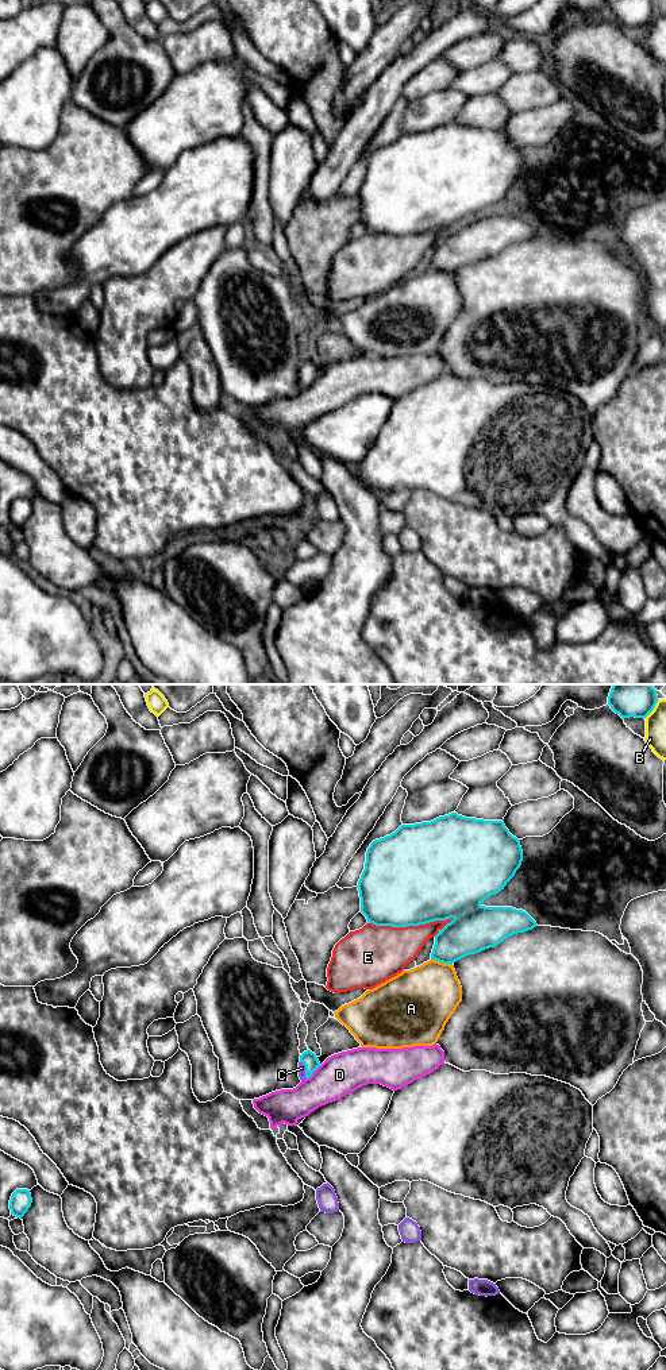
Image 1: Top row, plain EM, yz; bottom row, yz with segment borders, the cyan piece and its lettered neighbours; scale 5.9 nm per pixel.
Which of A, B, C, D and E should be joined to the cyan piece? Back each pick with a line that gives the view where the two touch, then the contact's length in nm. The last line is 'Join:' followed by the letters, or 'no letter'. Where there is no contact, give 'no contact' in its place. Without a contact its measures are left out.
C: contact in yz; length 110 nm
Join: C

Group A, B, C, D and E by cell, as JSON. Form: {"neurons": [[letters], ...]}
{"neurons": [["A"], ["B"], ["C"], ["D"], ["E"]]}

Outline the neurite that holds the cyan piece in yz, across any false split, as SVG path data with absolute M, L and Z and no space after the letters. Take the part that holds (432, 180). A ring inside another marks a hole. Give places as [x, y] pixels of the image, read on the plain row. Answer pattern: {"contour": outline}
{"contour": "M451 121L431 131L401 134L367 157L365 178L357 194L361 221L367 232L392 236L451 227L435 244L431 262L431 269L451 274L538 235L523 219L481 213L504 198L521 170L520 148L509 142L503 130L466 127Z"}

